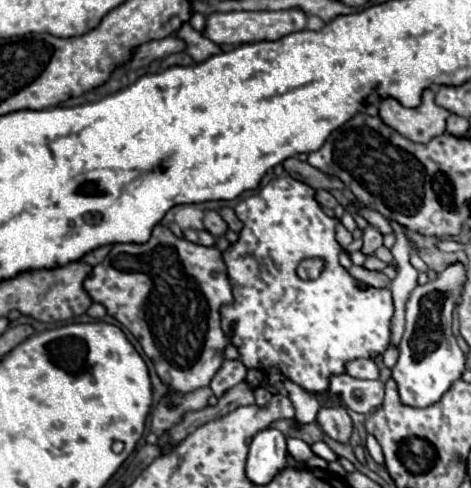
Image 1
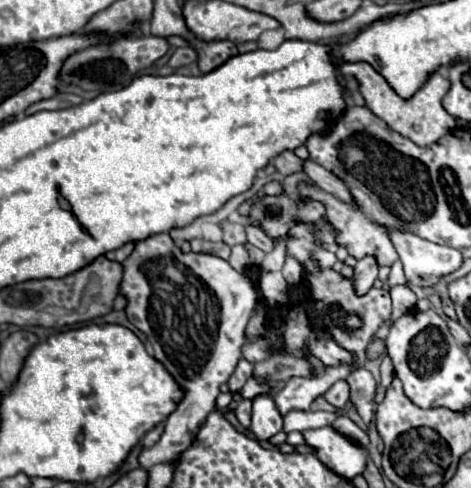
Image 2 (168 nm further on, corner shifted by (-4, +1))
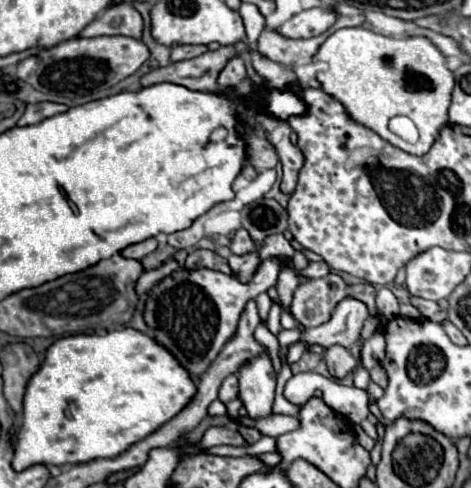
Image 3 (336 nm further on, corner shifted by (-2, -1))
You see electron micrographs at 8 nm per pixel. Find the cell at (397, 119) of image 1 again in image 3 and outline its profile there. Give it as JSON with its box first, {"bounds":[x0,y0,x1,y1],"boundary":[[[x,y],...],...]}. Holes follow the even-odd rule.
{"bounds":[313,27,455,155],"boundary":[[[345,27],[325,39],[321,49],[313,55],[313,65],[317,67],[321,89],[341,101],[355,123],[375,131],[385,141],[411,155],[425,155],[437,141],[441,127],[449,121],[447,109],[455,77],[445,65],[443,53],[427,37],[393,39],[365,27]],[[395,115],[413,119],[419,129],[419,141],[415,145],[387,129],[387,121]]]}

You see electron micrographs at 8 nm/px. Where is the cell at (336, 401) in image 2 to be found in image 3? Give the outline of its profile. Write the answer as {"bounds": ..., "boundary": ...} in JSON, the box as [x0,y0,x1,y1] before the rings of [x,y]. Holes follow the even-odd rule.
{"bounds":[325,345,357,379],"boundary":[[[331,345],[331,347],[327,347],[325,349],[325,363],[329,367],[329,373],[335,379],[343,379],[357,365],[355,357],[343,345]]]}

